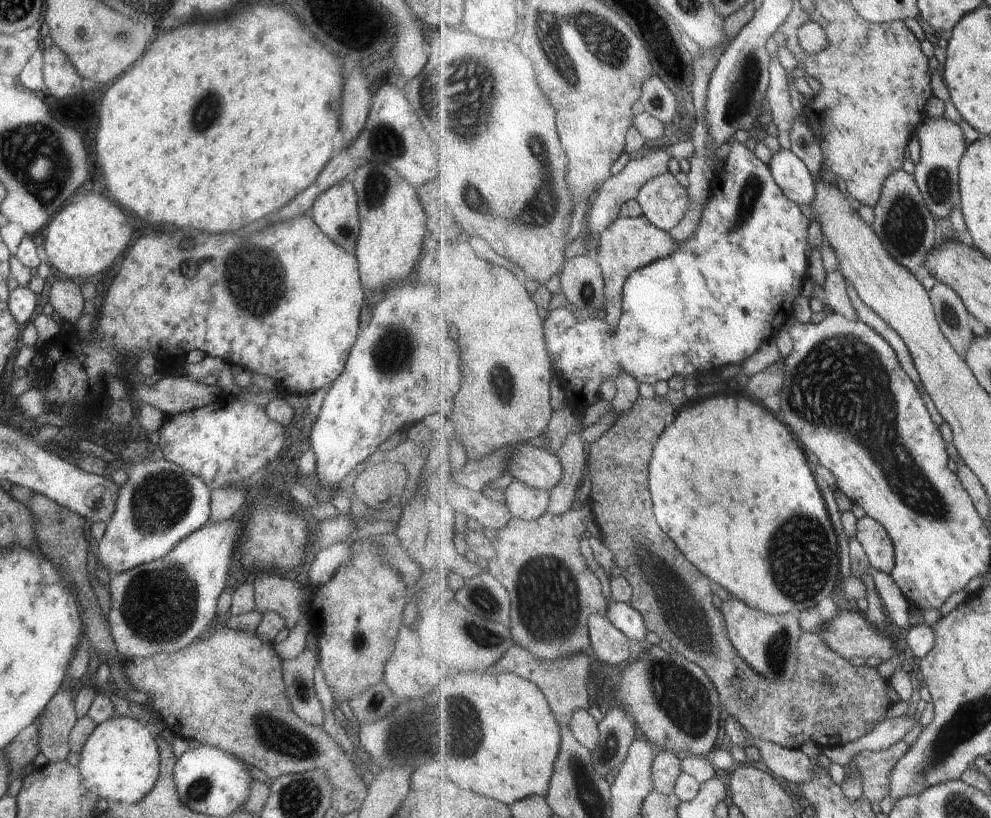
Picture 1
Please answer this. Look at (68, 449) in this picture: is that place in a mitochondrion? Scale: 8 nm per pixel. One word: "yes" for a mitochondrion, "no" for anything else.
no

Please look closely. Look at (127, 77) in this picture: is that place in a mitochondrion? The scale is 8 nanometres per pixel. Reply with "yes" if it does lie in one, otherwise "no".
no

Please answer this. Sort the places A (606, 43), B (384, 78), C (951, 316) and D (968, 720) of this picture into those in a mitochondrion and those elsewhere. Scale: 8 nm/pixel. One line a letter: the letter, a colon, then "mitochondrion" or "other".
A: mitochondrion
B: other
C: mitochondrion
D: mitochondrion

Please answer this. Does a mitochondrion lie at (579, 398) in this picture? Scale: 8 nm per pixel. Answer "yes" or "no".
no

